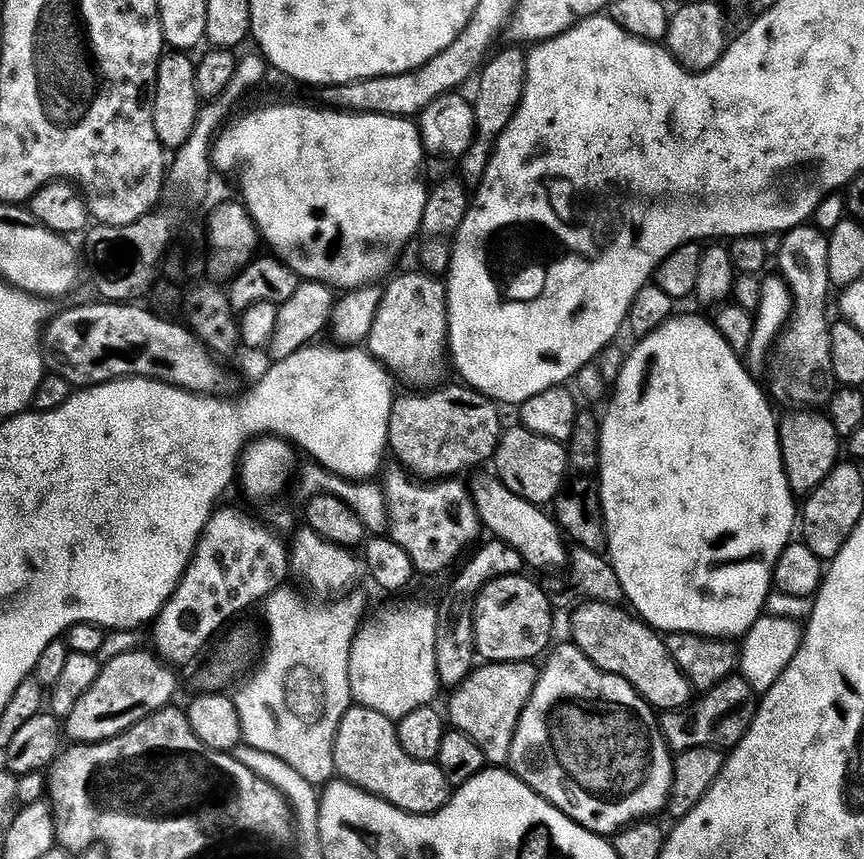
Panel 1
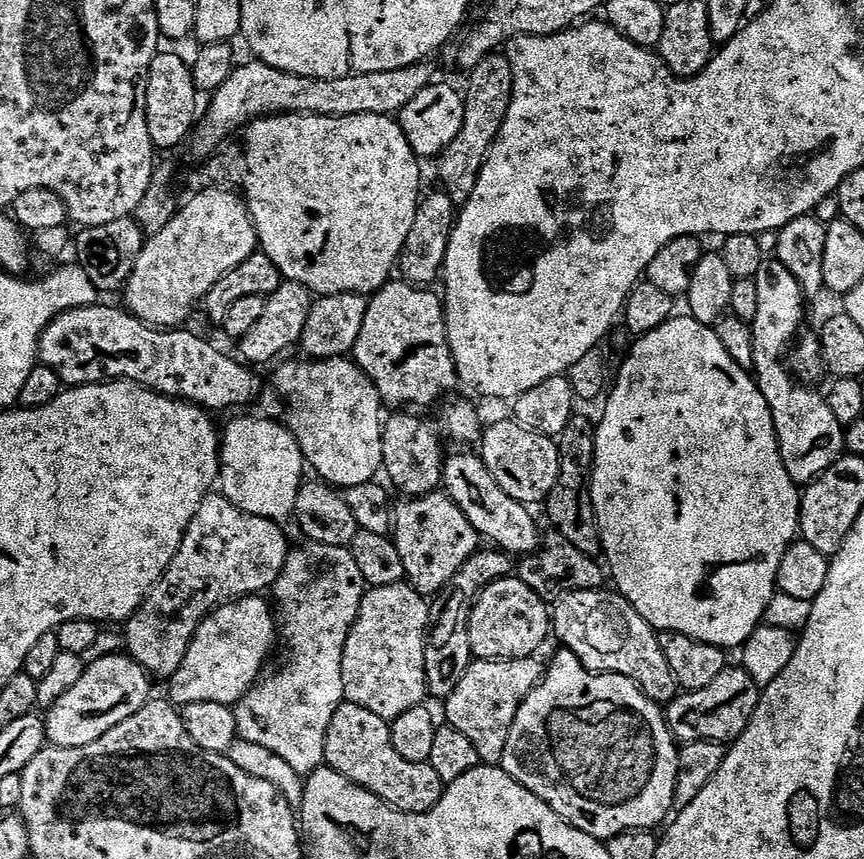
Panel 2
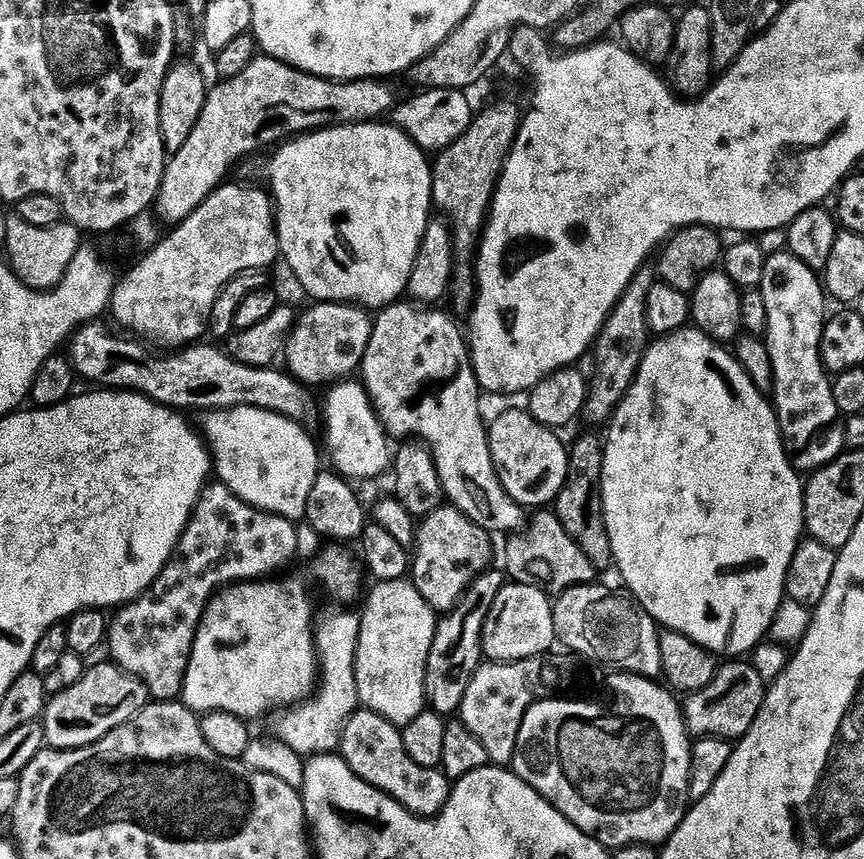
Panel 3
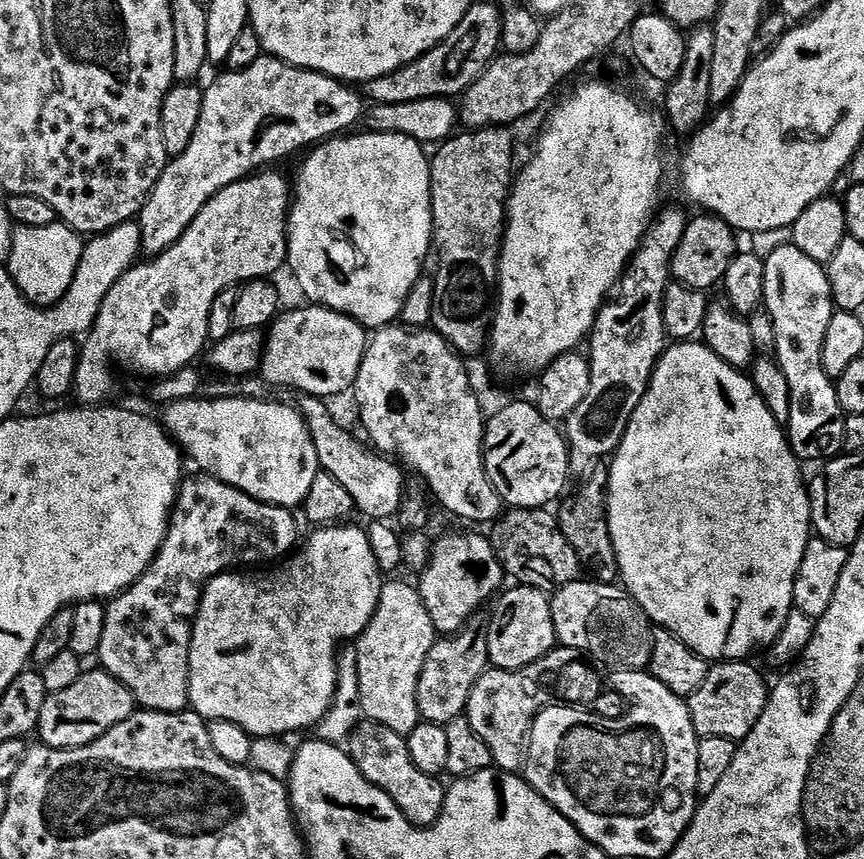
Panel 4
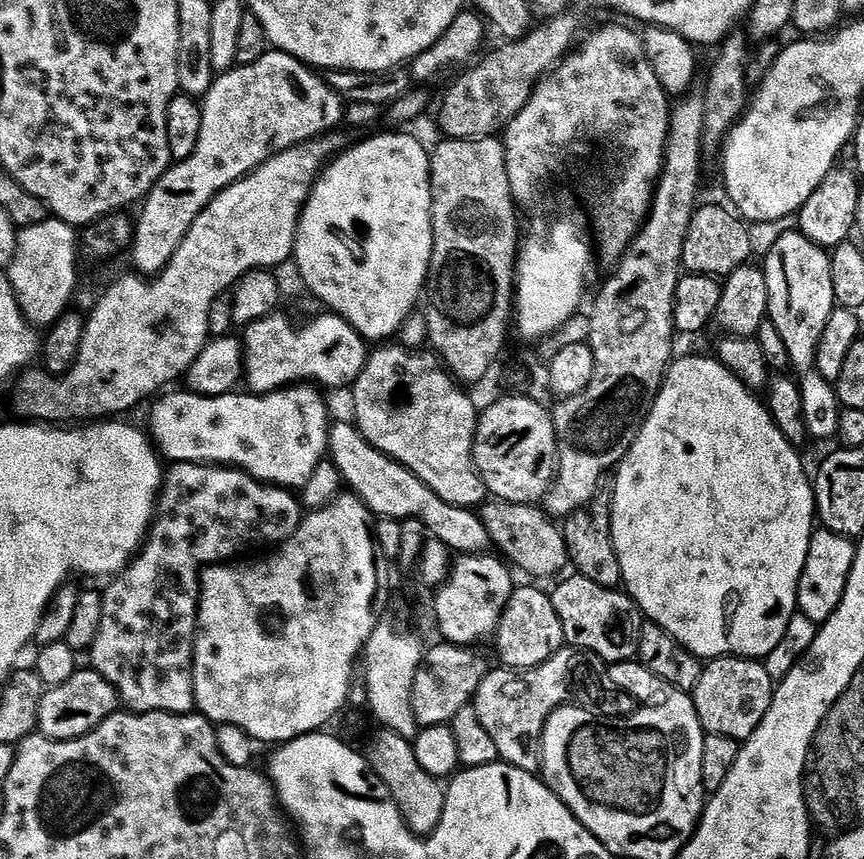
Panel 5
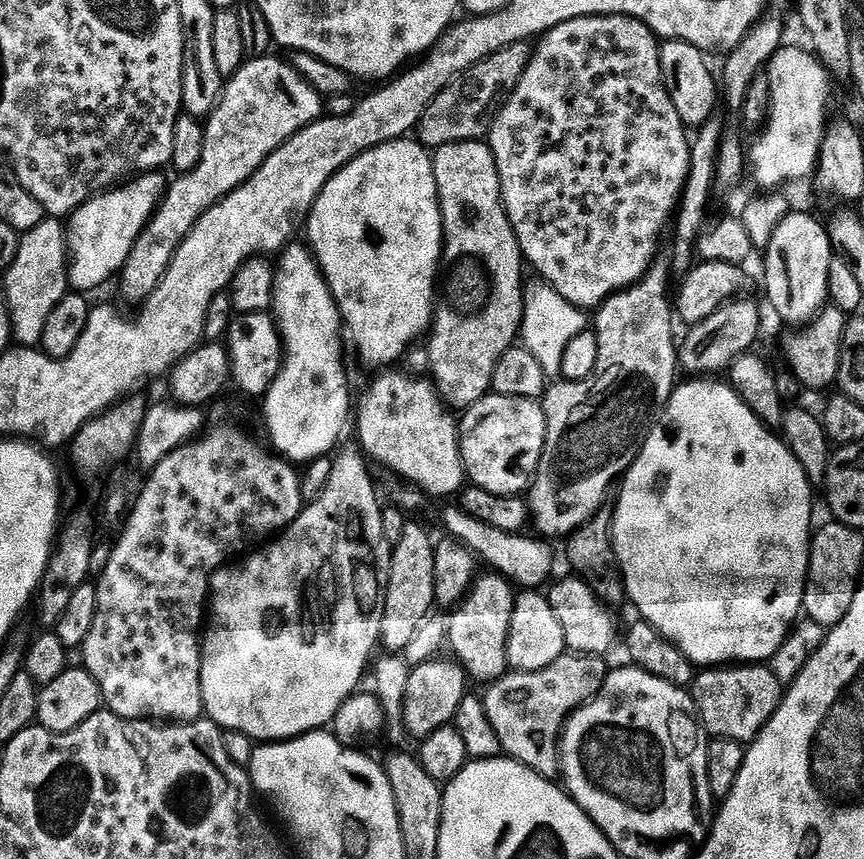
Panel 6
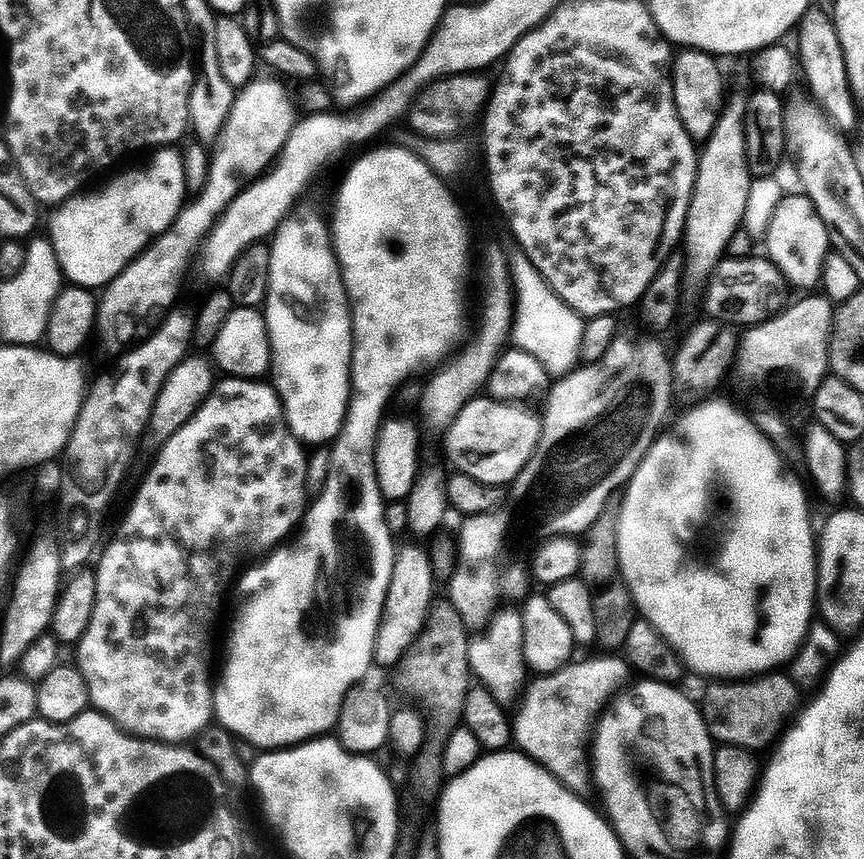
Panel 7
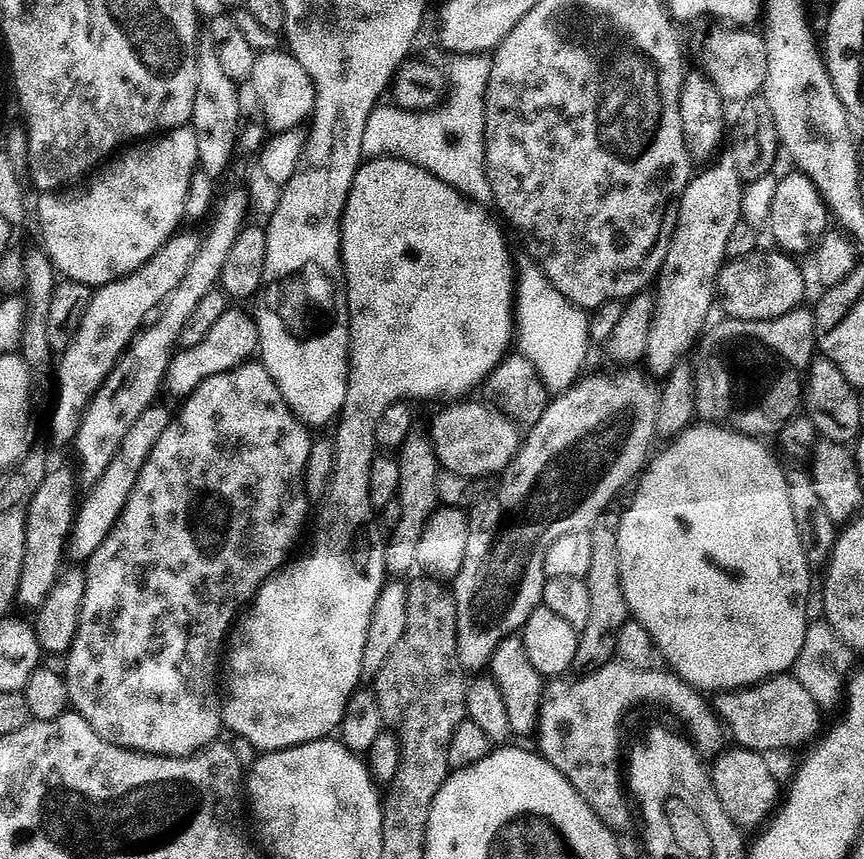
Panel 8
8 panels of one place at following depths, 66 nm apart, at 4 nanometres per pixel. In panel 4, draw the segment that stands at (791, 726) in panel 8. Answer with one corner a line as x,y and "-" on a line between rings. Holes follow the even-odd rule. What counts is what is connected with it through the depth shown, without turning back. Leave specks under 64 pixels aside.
734,660
709,667
706,682
702,682
702,686
693,696
687,697
686,703
697,736
730,738
739,742
752,733
758,718
762,718
769,695
770,684
764,681
763,674
752,665
752,662

